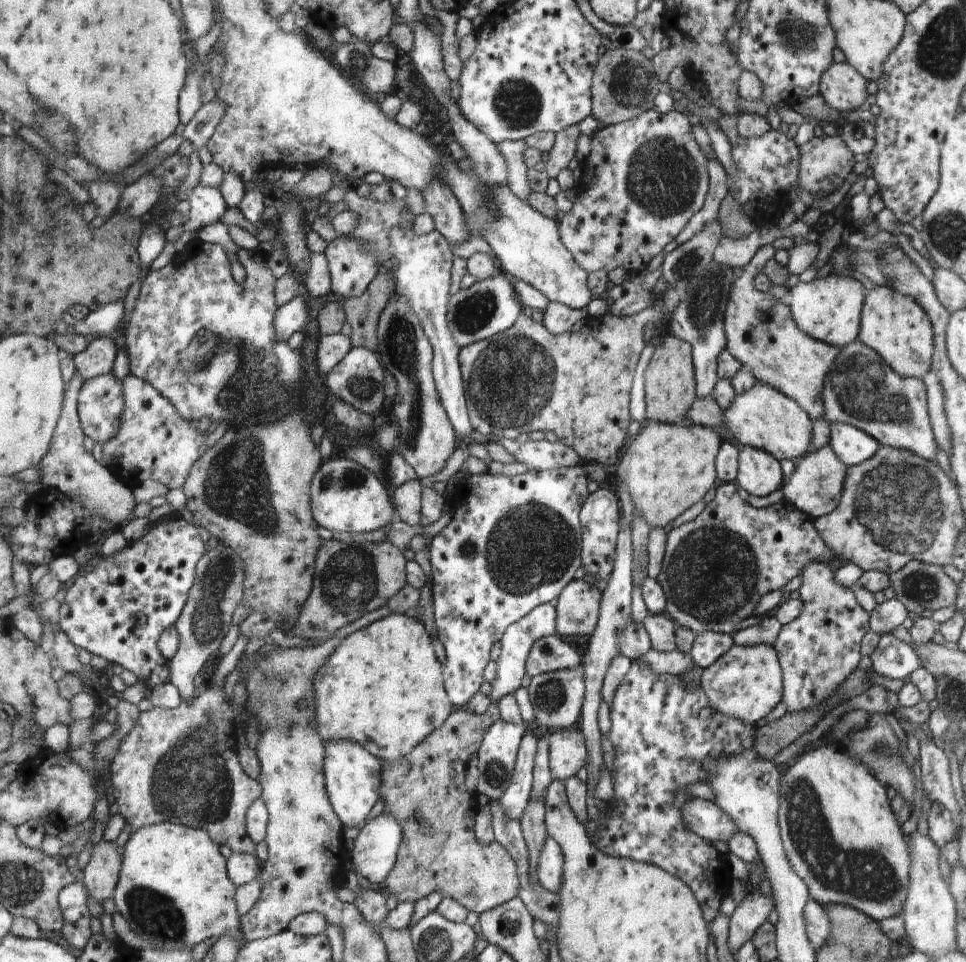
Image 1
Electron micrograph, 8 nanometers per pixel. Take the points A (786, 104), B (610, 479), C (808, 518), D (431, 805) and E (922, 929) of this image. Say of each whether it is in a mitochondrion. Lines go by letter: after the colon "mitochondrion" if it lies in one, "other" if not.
A: other
B: other
C: other
D: mitochondrion
E: other

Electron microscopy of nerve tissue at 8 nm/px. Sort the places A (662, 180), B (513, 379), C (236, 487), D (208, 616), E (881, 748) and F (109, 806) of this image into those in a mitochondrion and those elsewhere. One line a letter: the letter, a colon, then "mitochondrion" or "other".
A: mitochondrion
B: mitochondrion
C: mitochondrion
D: mitochondrion
E: mitochondrion
F: other

